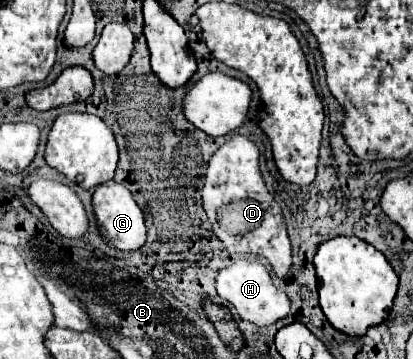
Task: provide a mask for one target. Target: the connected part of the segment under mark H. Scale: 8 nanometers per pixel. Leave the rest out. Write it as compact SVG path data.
M235 260L233 264L221 268L217 272L215 286L217 286L217 294L223 300L227 300L243 320L249 320L257 326L269 326L289 314L287 294L273 286L265 264L261 264L257 260Z

